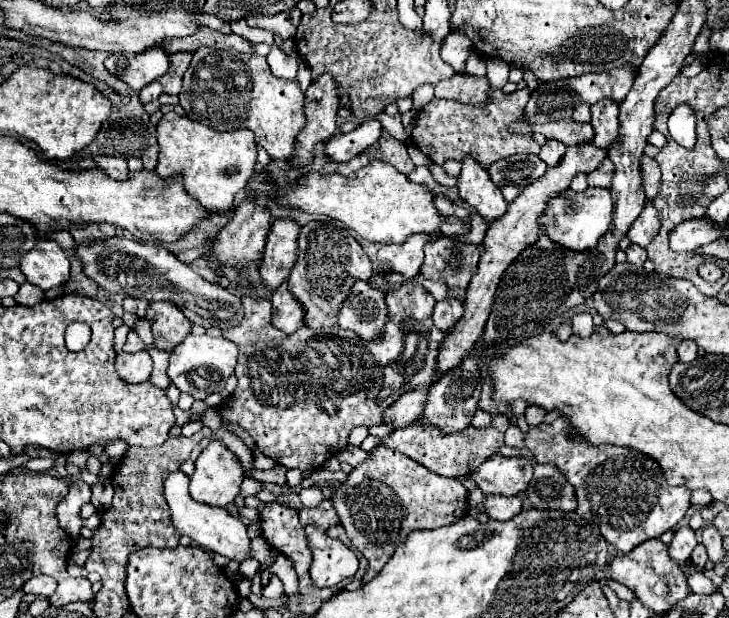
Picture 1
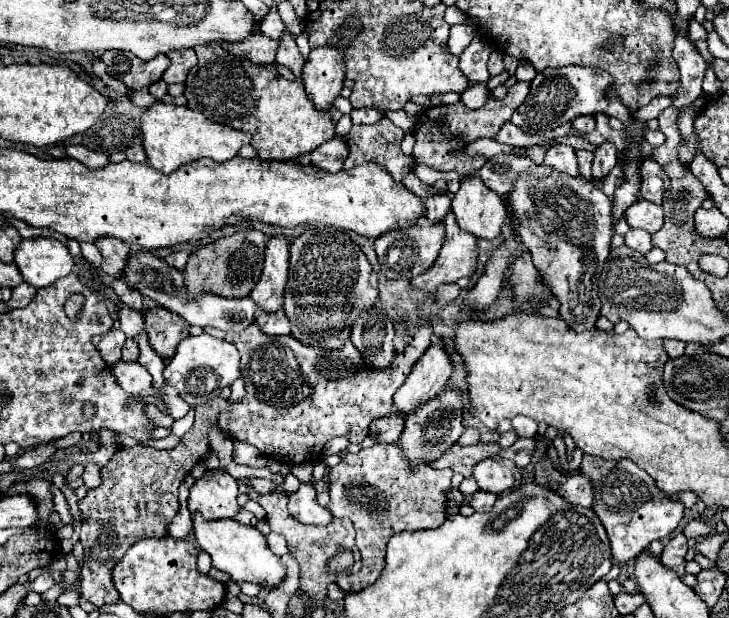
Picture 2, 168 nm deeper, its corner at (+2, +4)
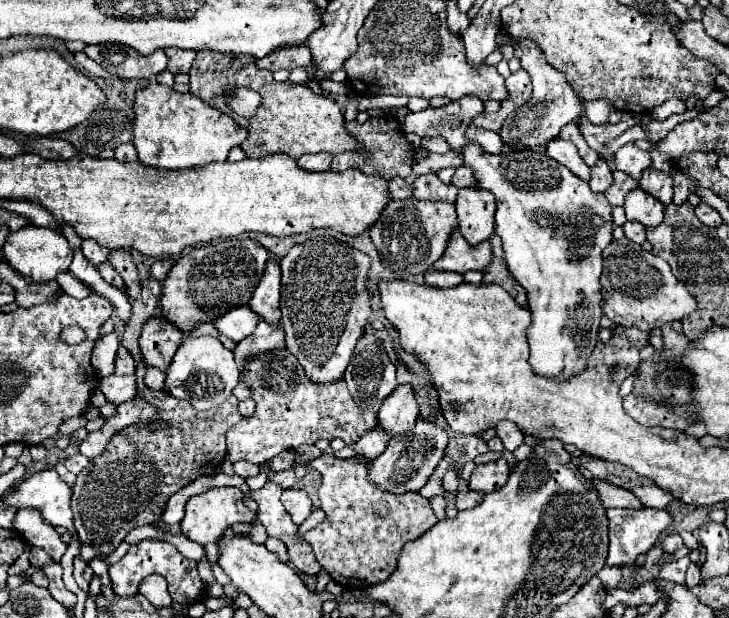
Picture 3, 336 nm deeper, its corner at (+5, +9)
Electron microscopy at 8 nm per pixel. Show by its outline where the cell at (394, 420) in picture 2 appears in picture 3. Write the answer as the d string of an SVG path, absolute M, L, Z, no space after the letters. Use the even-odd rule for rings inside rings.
M376 426L368 430L364 436L360 436L360 440L354 444L354 450L356 454L362 454L368 460L374 460L384 452L384 448L388 446L388 440L390 440L390 434L384 428Z

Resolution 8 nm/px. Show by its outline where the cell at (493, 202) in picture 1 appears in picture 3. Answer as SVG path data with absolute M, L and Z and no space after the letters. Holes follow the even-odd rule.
M460 188L456 198L456 214L460 234L468 244L484 242L494 232L494 196L480 188Z

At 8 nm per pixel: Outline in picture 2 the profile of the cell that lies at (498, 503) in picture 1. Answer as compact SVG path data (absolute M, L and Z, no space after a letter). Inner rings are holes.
M475 491L471 497L469 497L469 505L475 509L475 511L489 511L493 507L493 503L497 501L497 497L493 493L487 493L487 491Z

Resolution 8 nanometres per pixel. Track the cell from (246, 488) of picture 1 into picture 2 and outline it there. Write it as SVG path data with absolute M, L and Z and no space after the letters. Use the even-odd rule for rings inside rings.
M249 479L249 487L253 487L257 493L273 493L277 485L271 479Z

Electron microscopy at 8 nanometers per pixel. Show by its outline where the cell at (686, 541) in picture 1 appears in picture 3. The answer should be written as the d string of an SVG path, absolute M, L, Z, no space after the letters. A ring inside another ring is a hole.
M668 534L666 538L664 538L664 542L662 542L662 550L664 552L670 552L670 554L674 554L678 548L682 548L684 546L684 542L682 542L682 538L678 536L678 534Z

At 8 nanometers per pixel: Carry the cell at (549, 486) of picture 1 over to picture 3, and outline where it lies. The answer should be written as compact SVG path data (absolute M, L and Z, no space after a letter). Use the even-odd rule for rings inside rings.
M592 480L592 486L604 508L620 506L620 508L642 508L642 502L628 490L614 486L608 480Z

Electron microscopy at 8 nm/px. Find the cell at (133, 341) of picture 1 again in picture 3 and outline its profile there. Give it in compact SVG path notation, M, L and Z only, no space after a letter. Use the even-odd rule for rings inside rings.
M120 346L118 356L116 356L116 374L128 374L134 370L136 370L136 364L134 364L132 354L124 346Z

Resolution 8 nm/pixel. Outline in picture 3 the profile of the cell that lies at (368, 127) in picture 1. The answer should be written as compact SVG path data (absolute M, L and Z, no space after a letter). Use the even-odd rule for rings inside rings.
M328 152L304 154L304 156L298 158L298 166L304 168L304 170L312 170L312 172L330 170L330 162L332 162L332 154L328 154Z

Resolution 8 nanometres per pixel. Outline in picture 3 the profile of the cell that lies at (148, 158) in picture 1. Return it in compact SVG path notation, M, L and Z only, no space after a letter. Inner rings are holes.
M132 142L120 144L120 146L114 150L114 158L120 160L120 162L134 162L134 160L138 160L138 154L136 154L134 144L132 144Z

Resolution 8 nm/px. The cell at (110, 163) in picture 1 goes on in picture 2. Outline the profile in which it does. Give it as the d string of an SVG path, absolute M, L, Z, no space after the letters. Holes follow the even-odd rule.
M67 145L65 155L79 161L79 163L83 163L83 165L87 165L87 167L91 167L91 169L101 169L101 167L109 165L109 159L107 159L105 153L91 151L91 149L83 147L83 145Z

